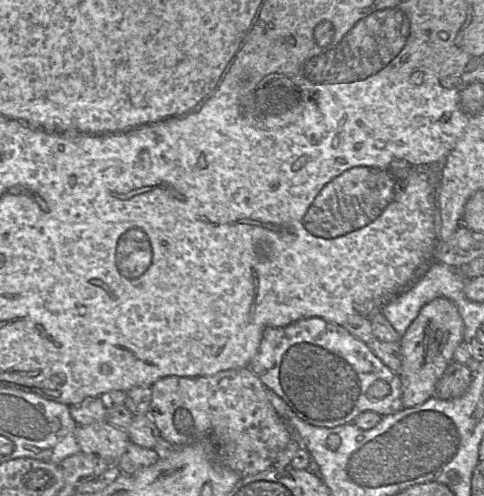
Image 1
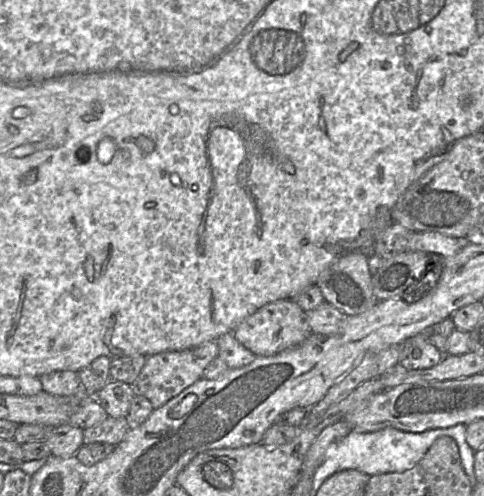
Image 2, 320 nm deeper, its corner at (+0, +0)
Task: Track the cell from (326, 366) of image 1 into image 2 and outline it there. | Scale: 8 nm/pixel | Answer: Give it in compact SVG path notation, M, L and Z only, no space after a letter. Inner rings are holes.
M277 300L259 308L232 332L236 340L256 356L273 356L301 345L311 334L306 312L293 300Z

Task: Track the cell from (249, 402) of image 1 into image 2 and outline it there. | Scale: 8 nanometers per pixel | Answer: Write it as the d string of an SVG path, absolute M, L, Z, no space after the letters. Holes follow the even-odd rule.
M207 341L199 346L183 351L166 351L146 358L145 364L133 384L136 392L146 397L153 409L165 405L184 389L202 378L204 369L218 357L218 345L215 341Z

